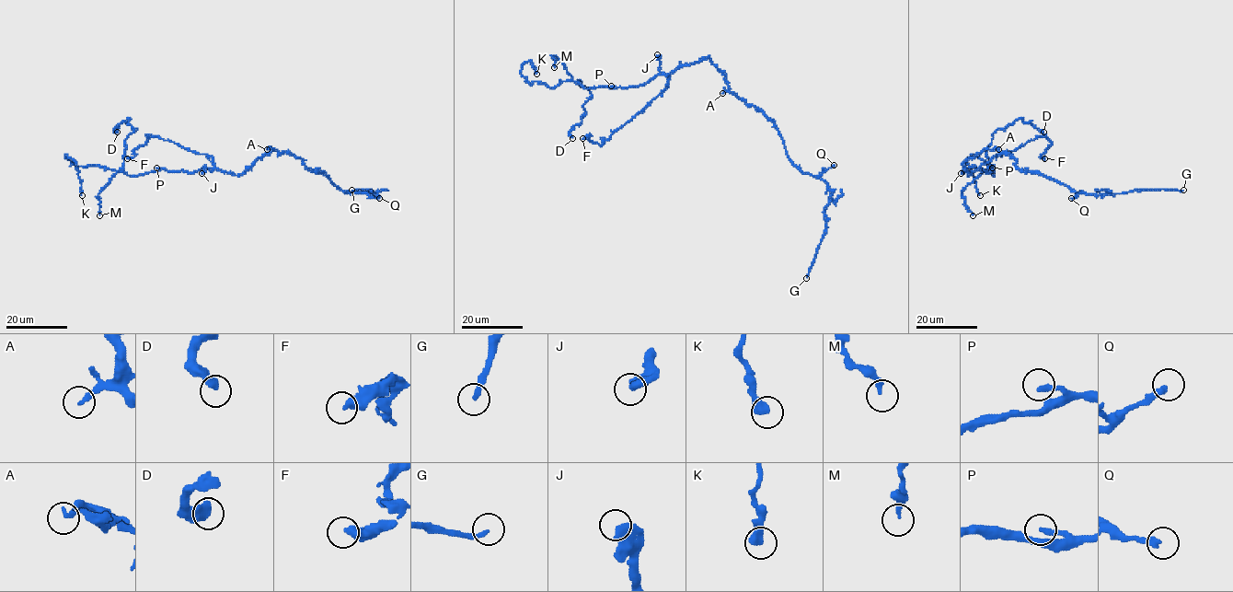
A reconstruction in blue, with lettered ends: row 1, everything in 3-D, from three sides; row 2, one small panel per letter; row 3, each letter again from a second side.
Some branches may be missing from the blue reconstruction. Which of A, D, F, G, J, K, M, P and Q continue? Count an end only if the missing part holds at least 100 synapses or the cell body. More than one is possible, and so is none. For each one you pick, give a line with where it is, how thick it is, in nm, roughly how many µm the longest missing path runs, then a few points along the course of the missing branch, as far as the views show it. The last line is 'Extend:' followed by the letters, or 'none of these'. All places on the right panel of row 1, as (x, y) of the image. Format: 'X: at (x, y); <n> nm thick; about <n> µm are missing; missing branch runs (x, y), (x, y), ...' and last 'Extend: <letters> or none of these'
G: at (1183, 190); 200 nm thick; about 170 µm are missing
Extend: G

